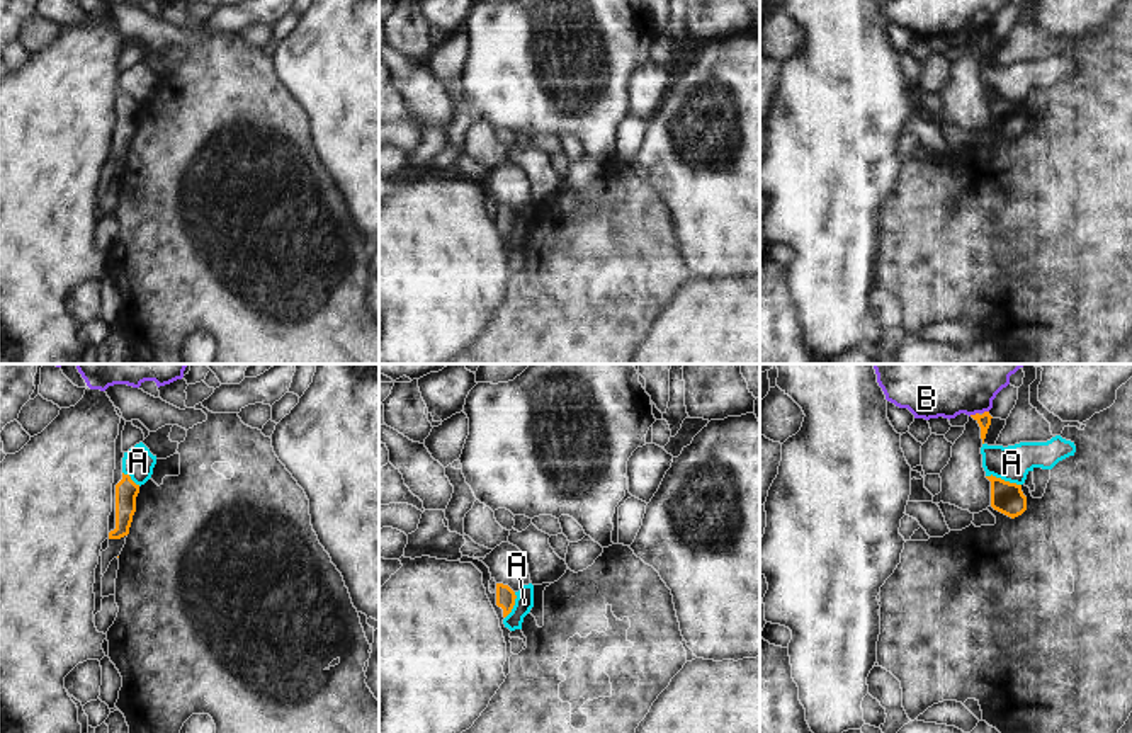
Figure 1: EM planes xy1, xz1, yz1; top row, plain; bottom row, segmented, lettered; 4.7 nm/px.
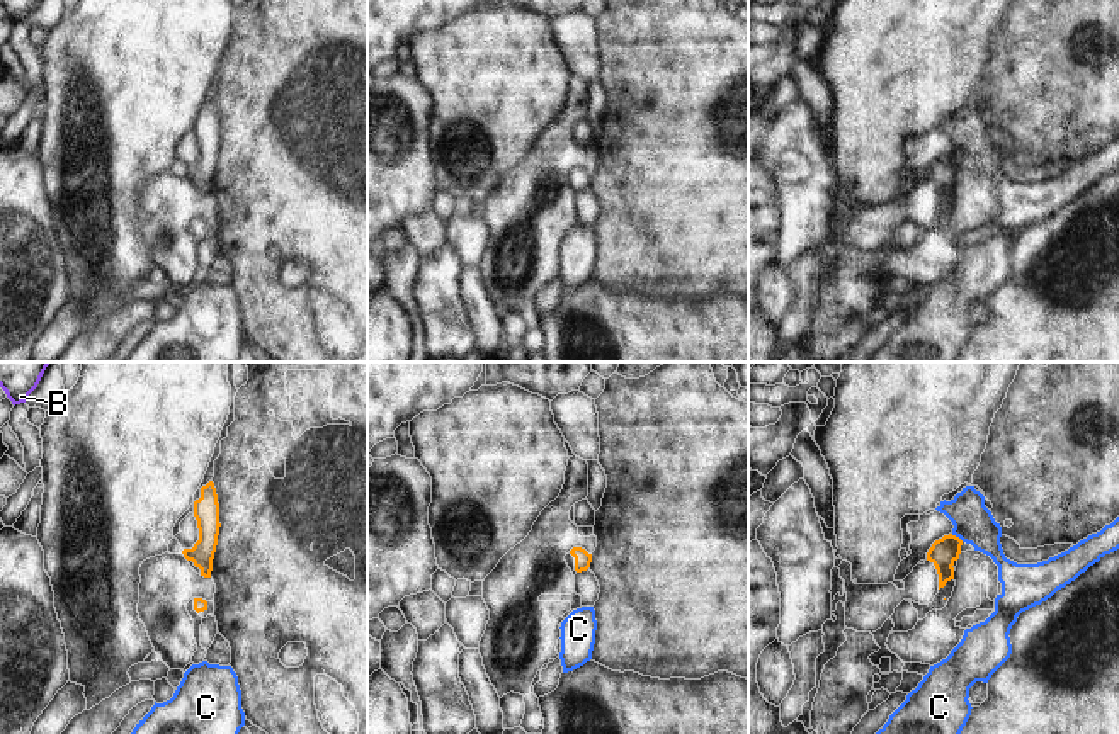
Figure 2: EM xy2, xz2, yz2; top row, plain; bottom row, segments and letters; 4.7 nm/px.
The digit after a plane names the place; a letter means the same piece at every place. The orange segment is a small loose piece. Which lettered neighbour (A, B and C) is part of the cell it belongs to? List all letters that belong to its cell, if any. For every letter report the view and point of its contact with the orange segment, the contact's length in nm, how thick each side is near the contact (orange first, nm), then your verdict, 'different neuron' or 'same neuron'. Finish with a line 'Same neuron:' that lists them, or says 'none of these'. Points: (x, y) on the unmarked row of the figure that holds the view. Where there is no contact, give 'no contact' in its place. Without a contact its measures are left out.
A: yz1 (1003, 99) | 180 nm | 150/170 nm | different neuron
B: yz1 (973, 34) | 50 nm | 60/180 nm | different neuron
C: yz2 (958, 157) | 70 nm | 130/190 nm | different neuron
Same neuron: none of these

